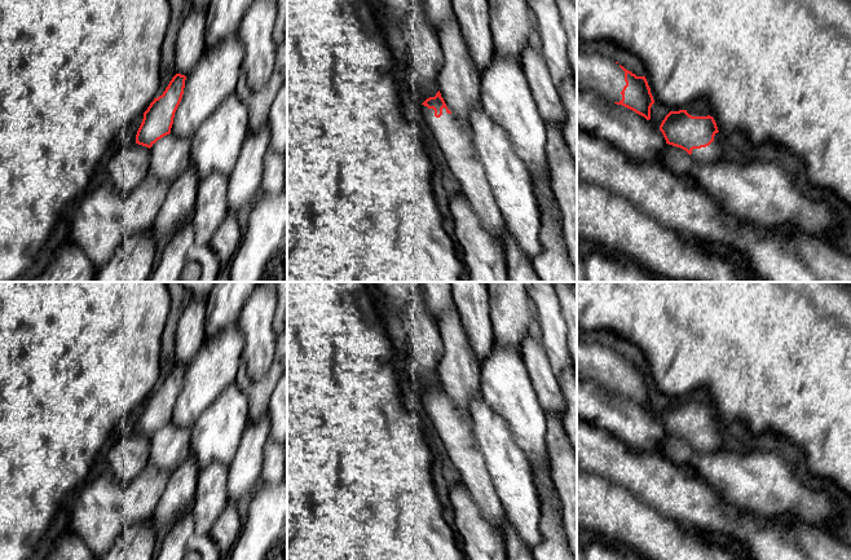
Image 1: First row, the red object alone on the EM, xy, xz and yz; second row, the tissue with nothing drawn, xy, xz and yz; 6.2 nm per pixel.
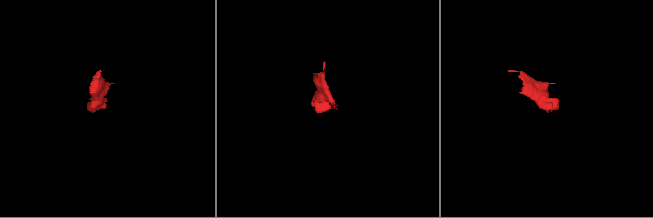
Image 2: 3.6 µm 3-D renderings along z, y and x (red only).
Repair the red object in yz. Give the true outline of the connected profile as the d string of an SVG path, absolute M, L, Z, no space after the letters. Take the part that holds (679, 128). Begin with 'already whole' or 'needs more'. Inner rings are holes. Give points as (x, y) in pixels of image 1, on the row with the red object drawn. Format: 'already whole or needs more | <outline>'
needs more | M695 107L670 111L660 125L666 144L685 150L700 163L723 160L724 138L713 116Z

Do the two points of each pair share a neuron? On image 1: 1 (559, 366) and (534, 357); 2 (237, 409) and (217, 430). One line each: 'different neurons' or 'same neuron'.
1: different neurons
2: same neuron

